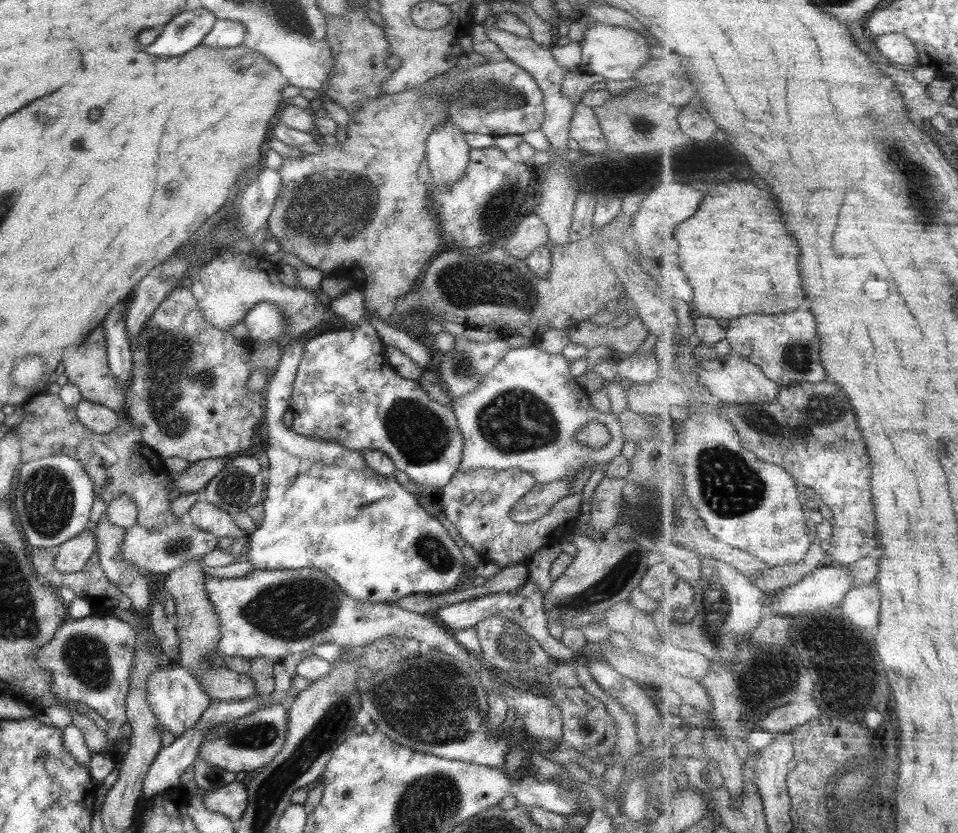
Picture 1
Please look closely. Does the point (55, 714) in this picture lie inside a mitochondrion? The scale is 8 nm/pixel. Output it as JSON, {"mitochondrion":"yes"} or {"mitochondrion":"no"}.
{"mitochondrion":"no"}

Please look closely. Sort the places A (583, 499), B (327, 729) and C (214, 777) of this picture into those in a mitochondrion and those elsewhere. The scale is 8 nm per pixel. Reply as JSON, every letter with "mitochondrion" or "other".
{"A":"other","B":"mitochondrion","C":"mitochondrion"}

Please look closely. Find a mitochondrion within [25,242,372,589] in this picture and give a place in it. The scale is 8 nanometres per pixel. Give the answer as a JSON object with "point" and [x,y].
{"point":[167,367]}

